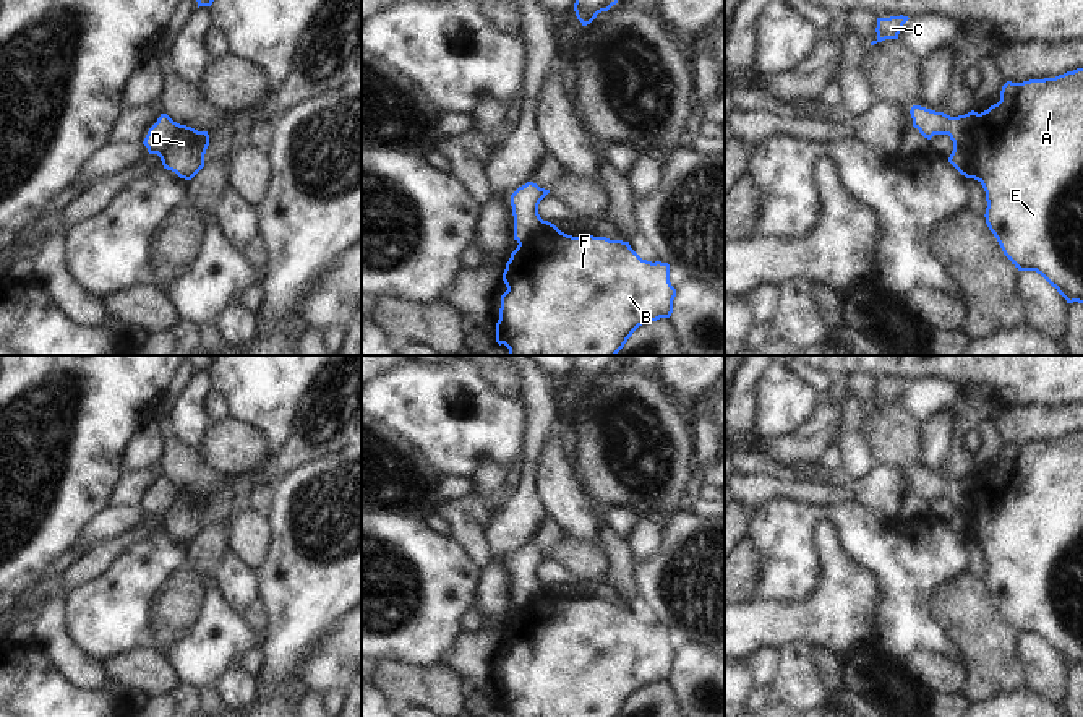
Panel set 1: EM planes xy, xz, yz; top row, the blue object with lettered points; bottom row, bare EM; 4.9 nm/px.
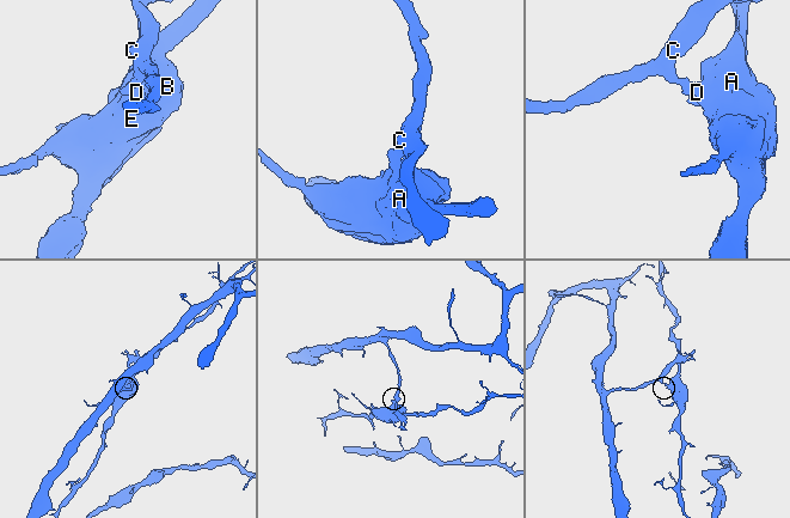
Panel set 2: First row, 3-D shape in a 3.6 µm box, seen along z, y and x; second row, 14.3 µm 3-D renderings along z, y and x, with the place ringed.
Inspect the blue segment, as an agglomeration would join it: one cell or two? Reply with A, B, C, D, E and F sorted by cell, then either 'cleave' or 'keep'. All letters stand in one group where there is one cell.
A B D E F / C | cleave

